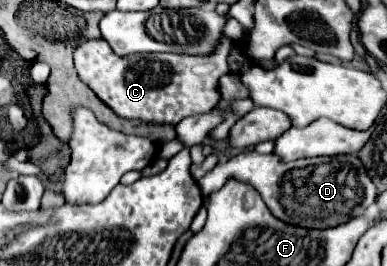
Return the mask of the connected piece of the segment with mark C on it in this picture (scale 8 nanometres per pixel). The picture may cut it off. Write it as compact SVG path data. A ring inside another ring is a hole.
M222 34L218 48L210 56L188 56L188 54L146 54L146 56L128 56L126 60L116 56L106 40L86 40L74 52L74 64L80 80L120 118L138 120L144 124L172 124L176 126L186 116L200 116L214 108L218 102L218 78L230 74L228 56L232 52L232 40Z

